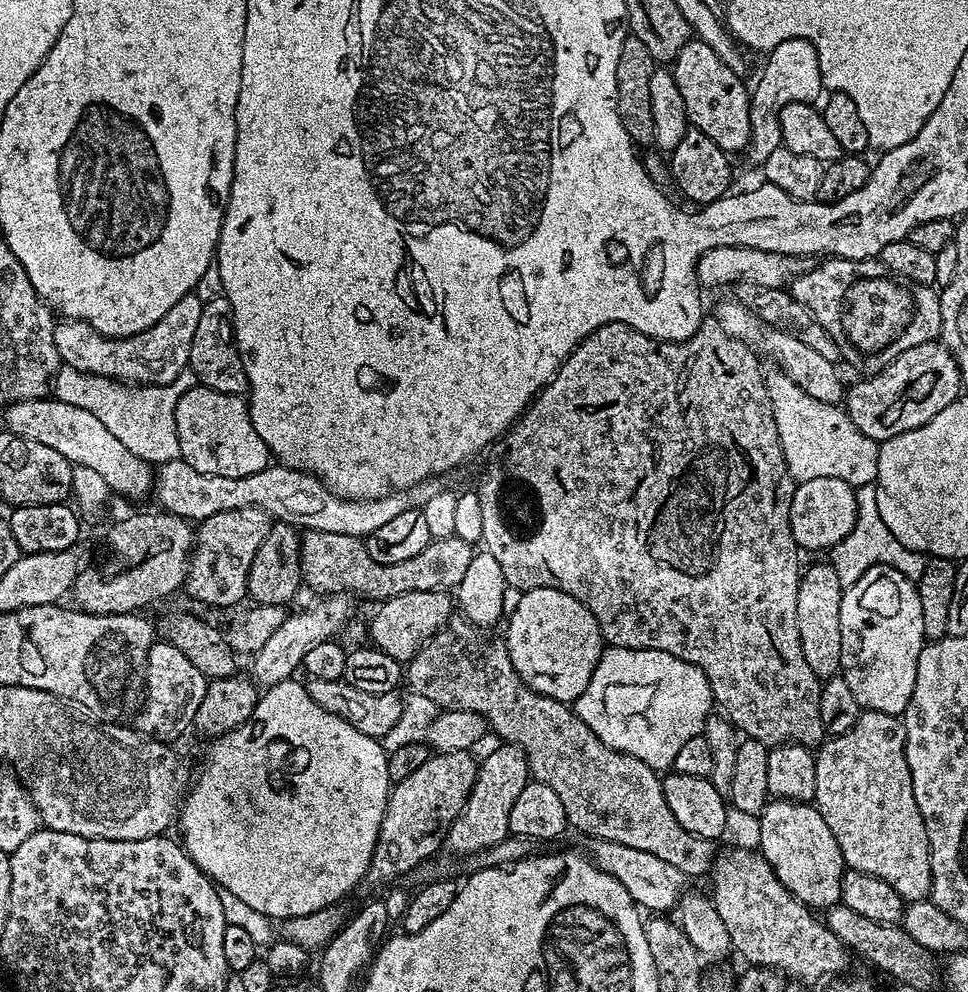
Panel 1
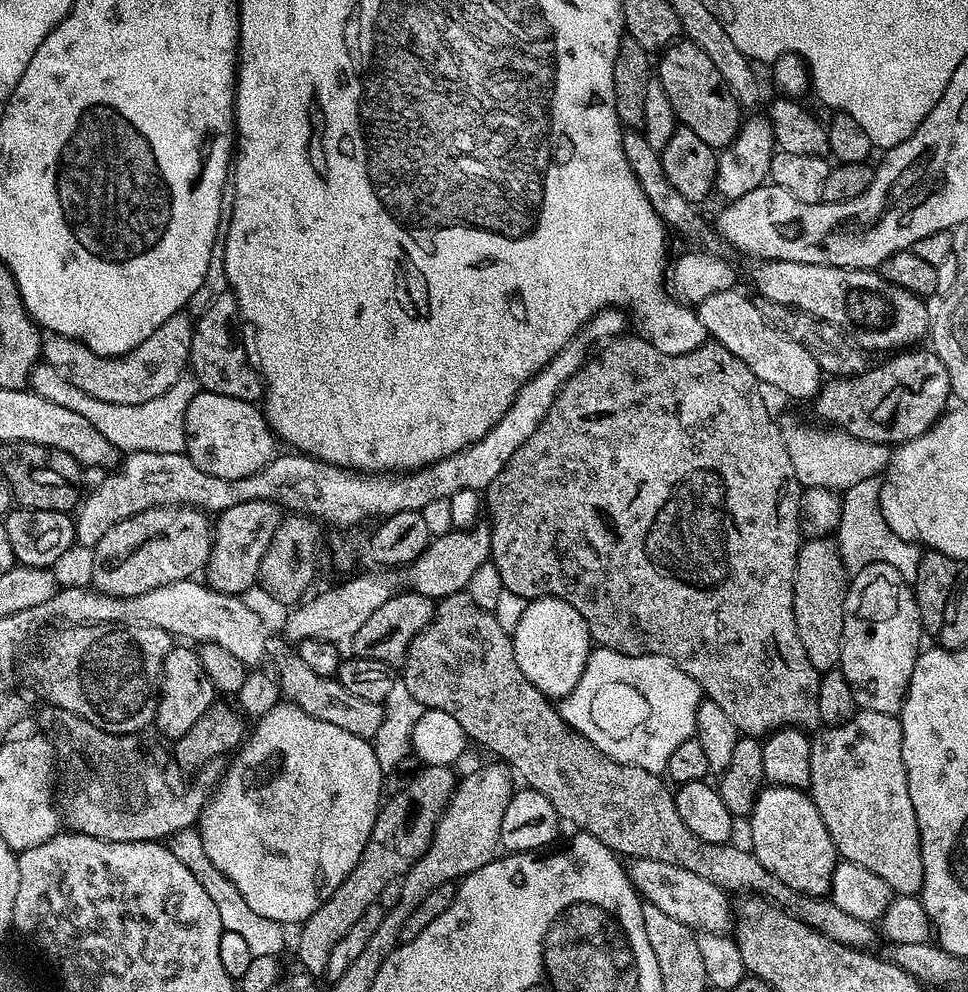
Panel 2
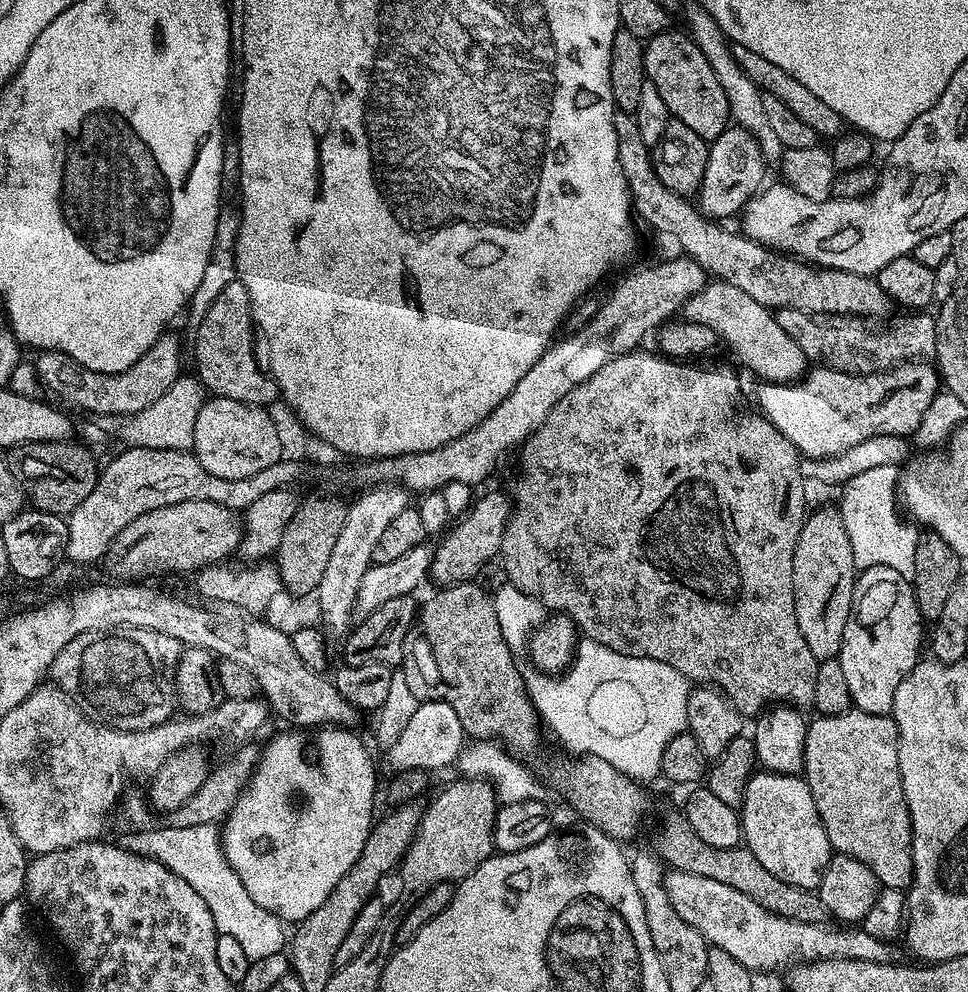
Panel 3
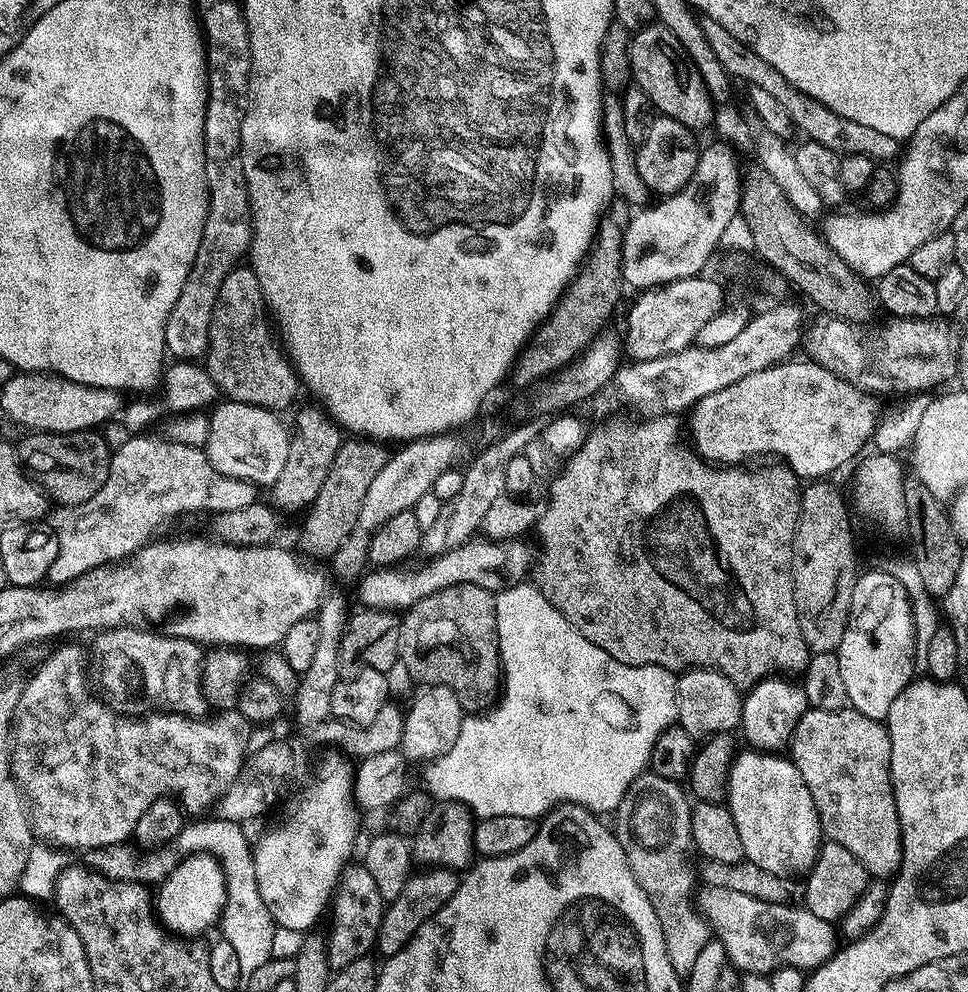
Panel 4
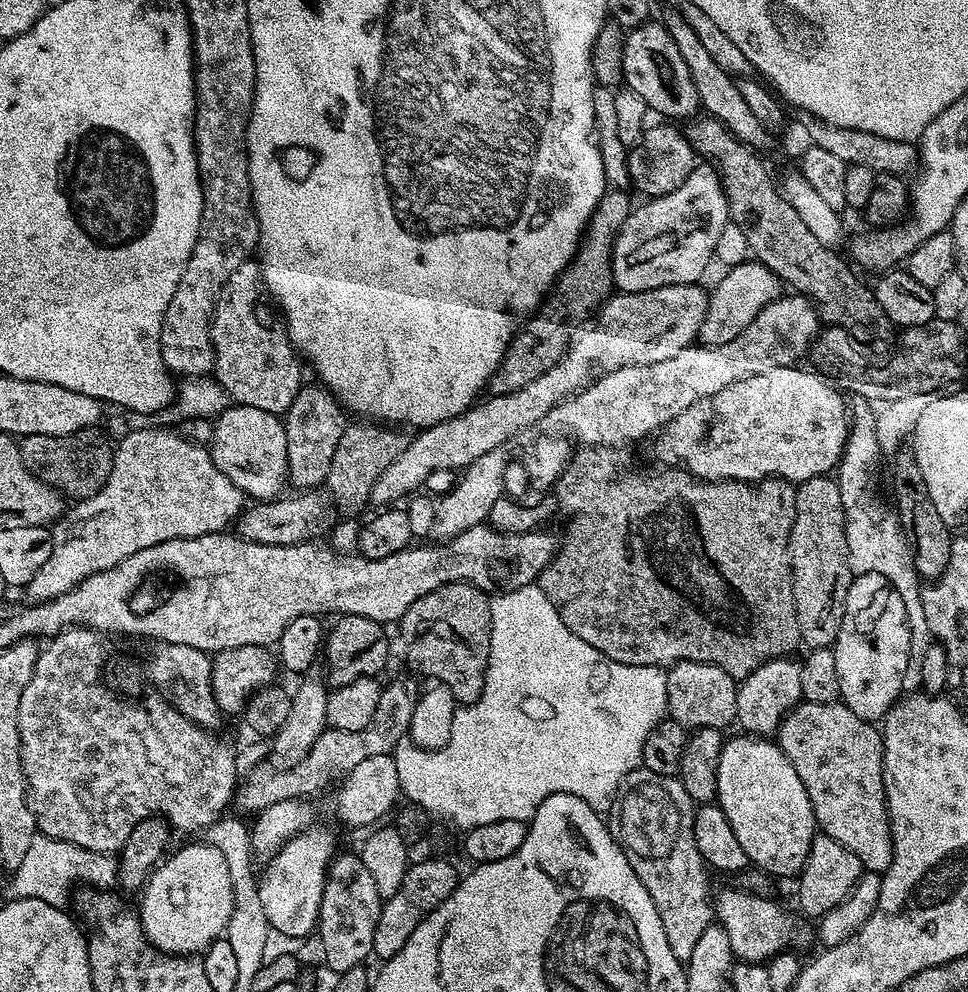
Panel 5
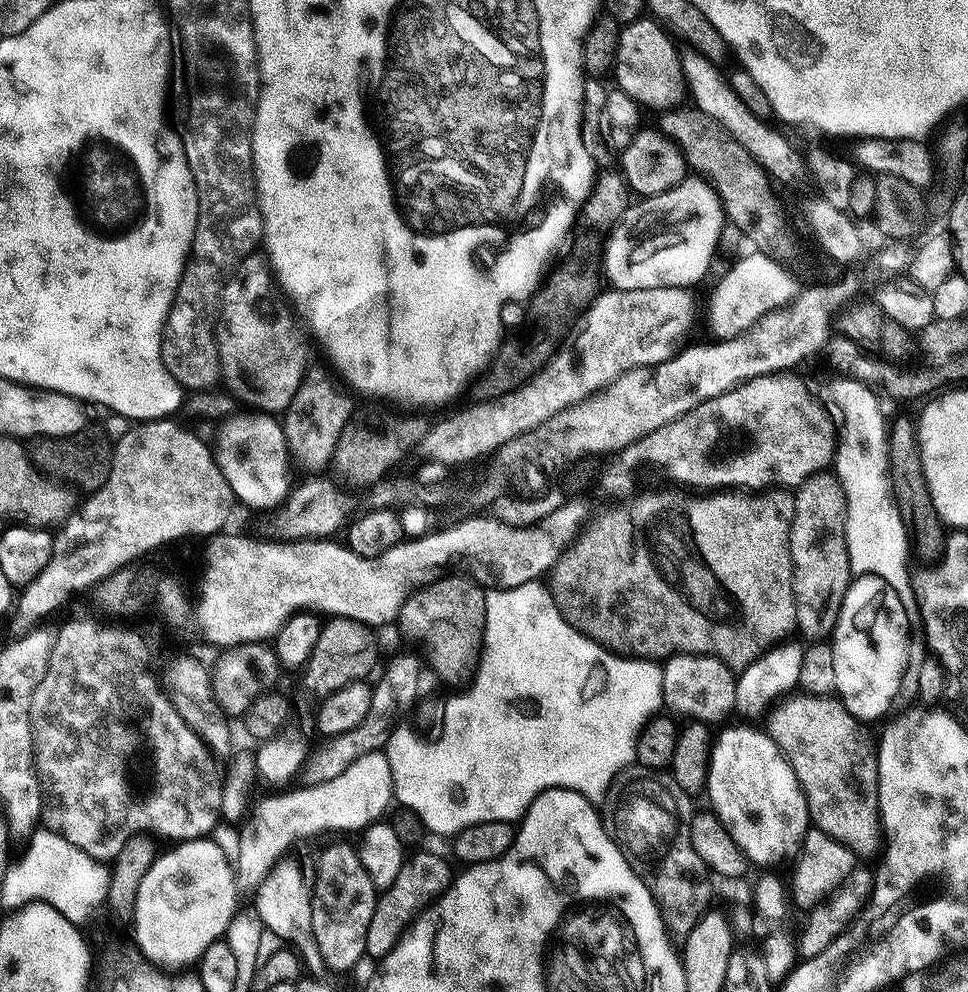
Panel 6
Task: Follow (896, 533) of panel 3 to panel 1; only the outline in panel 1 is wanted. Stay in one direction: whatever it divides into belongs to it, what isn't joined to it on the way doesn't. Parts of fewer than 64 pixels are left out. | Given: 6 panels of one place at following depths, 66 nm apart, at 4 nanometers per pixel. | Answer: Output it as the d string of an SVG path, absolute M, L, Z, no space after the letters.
M875 483L864 484L856 489L856 501L858 502L858 518L854 522L854 530L846 534L842 542L838 542L830 550L830 563L838 574L838 582L841 588L849 588L856 584L866 570L870 570L876 564L884 564L887 568L893 568L908 577L909 580L919 581L924 573L925 557L919 552L911 552L890 530L886 530L886 522L882 522L882 514L878 514L878 498L876 497Z

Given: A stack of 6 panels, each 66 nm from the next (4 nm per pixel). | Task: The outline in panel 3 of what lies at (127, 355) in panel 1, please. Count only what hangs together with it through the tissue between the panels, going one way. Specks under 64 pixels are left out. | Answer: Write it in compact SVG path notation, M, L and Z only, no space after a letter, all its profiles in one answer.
M171 334L159 336L142 356L125 372L103 376L101 372L87 372L80 364L69 360L60 352L39 353L40 361L36 364L36 372L45 386L62 401L82 410L93 412L96 418L101 416L129 416L138 410L146 410L175 380L181 379L180 372L180 340Z

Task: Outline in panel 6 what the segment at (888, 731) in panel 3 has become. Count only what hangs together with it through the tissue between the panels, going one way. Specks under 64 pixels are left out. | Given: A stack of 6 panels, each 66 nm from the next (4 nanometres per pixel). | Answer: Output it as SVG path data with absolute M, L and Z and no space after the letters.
M796 695L781 699L767 713L766 731L798 778L808 803L808 819L815 828L846 845L858 858L875 857L882 848L882 829L878 806L878 766L873 741L872 744L868 741L867 734L860 729L863 728L861 721L854 719L839 699L832 696Z

